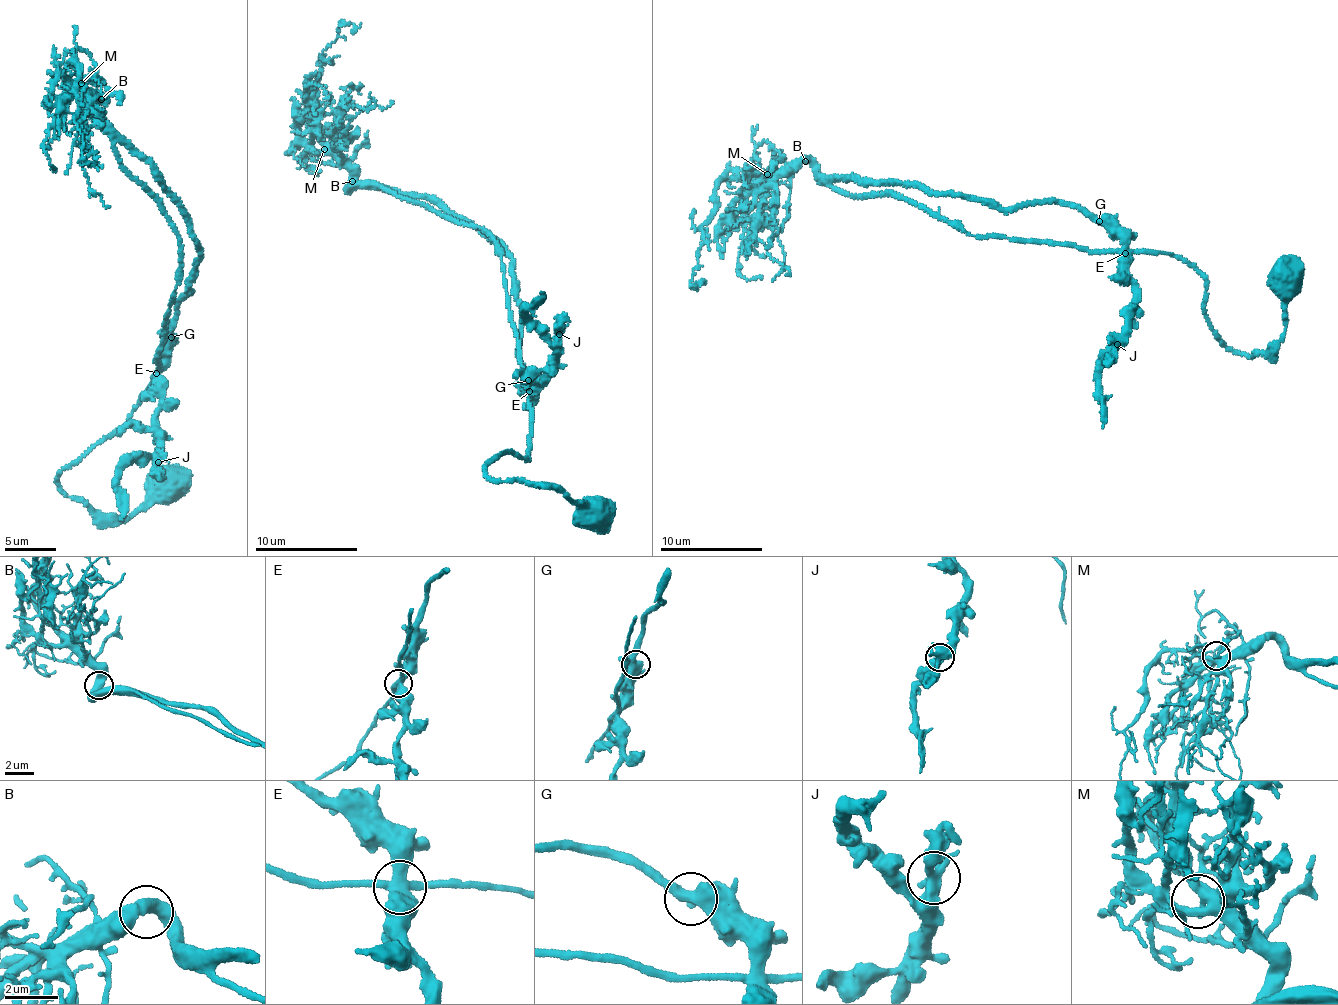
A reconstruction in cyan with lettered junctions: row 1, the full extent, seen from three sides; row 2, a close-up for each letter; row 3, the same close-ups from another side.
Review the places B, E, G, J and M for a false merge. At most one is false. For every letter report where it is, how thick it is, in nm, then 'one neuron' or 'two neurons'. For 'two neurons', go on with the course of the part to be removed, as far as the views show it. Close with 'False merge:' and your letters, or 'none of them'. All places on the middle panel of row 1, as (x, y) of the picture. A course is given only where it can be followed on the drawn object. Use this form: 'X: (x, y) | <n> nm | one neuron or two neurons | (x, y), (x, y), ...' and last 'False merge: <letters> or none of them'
B: (352, 181) | 500 nm | one neuron
E: (529, 391) | 440 nm | one neuron
G: (528, 380) | 480 nm | one neuron
J: (559, 334) | 420 nm | one neuron
M: (324, 149) | 360 nm | one neuron
False merge: none of them

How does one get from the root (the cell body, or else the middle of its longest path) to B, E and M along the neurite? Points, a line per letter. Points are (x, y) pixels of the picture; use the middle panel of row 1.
B: (590, 510), (487, 475), (531, 443), (498, 241), (352, 181)
E: (590, 510), (571, 502), (562, 490), (487, 475), (486, 465), (495, 458), (529, 456), (529, 390)
M: (590, 510), (487, 475), (531, 443), (498, 241), (351, 191), (324, 149)

